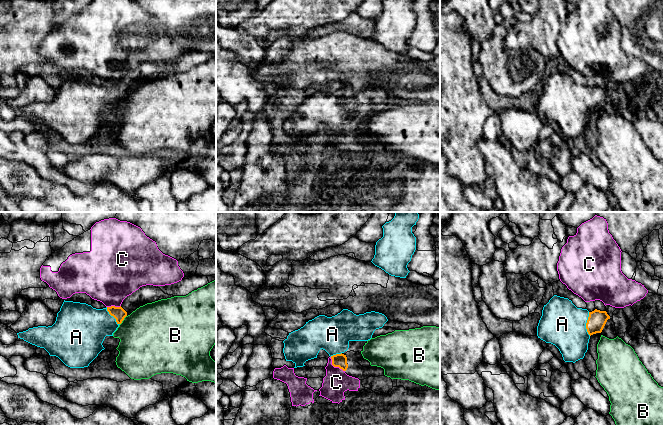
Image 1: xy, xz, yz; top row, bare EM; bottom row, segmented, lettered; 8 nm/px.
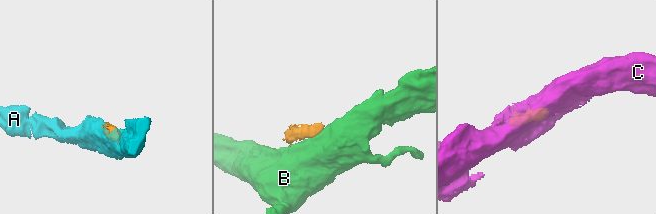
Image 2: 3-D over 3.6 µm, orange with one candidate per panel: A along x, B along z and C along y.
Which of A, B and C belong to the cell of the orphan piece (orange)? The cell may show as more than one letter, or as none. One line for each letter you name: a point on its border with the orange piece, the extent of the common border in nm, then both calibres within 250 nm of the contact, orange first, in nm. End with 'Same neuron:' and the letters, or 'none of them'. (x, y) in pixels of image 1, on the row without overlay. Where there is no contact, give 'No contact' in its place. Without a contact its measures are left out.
A: Touches orange at yz (586, 100). Shared border 190 nm. Thickness 150 nm (orange) against 360 nm
Same neuron: A

